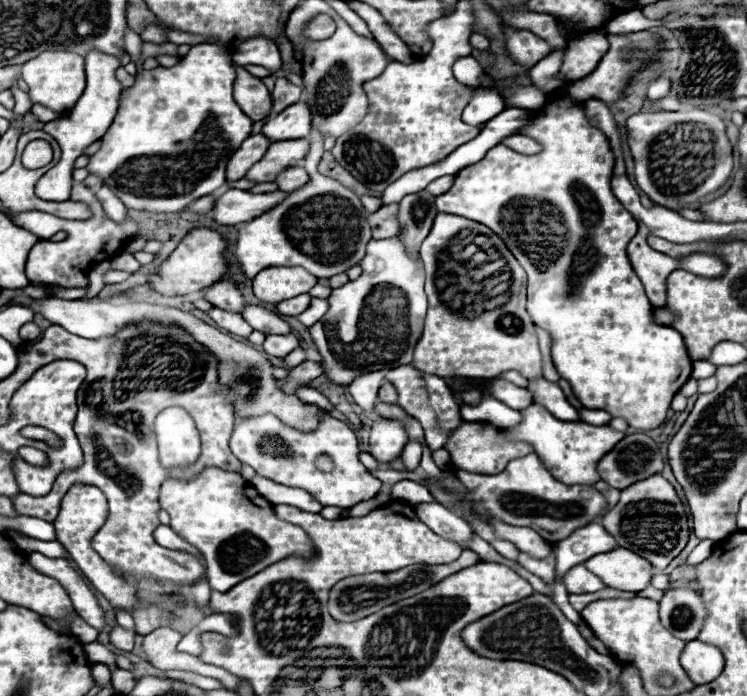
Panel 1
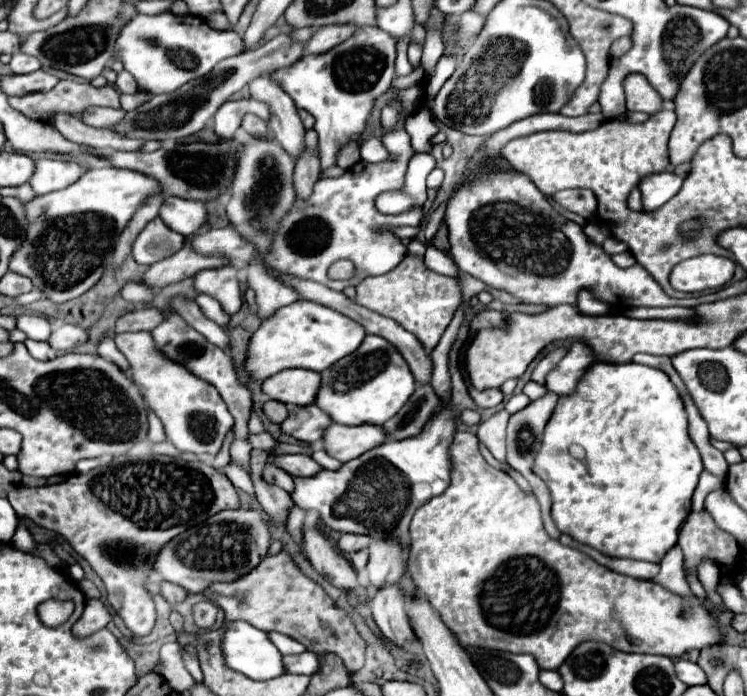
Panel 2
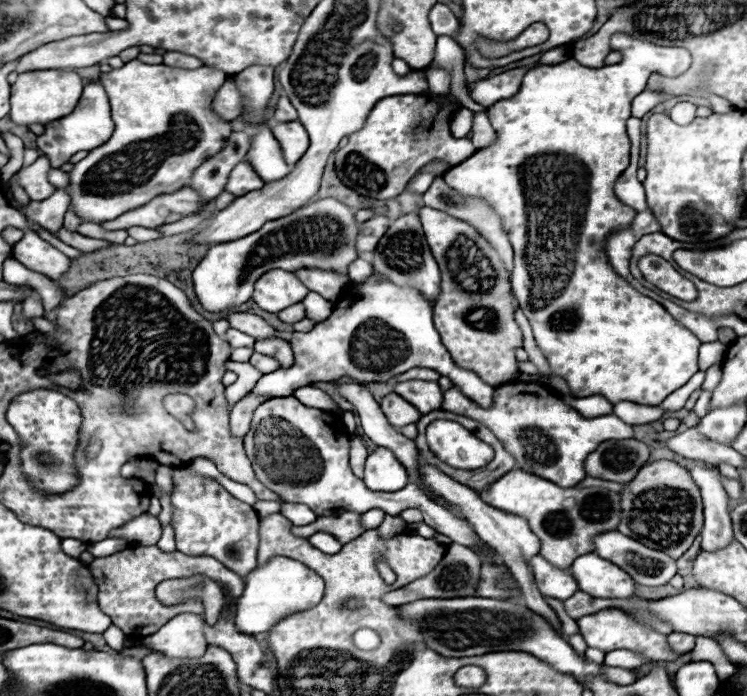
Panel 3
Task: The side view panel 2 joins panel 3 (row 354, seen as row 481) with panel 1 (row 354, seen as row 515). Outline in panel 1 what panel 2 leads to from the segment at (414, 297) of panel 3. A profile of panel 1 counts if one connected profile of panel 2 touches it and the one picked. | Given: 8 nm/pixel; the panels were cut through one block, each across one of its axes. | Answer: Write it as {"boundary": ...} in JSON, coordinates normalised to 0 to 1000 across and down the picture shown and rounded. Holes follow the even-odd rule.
{"boundary":[[[533,342],[519,345],[495,345],[490,368],[482,382],[487,385],[479,402],[463,405],[455,414],[447,414],[439,434],[442,448],[415,471],[415,483],[428,506],[434,537],[455,555],[466,555],[477,537],[495,532],[522,532],[527,526],[541,526],[552,520],[554,497],[565,483],[568,457],[570,457],[570,422],[568,422],[568,382],[562,374],[554,374],[544,365],[541,351]]]}

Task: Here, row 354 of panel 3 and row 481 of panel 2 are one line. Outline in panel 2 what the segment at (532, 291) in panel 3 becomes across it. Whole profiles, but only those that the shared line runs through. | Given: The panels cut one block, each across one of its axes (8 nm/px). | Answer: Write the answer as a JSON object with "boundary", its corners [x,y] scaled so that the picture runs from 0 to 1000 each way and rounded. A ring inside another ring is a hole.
{"boundary":[[[851,520],[795,523],[774,552],[774,566],[747,575],[715,667],[715,678],[736,701],[739,744],[752,767],[811,799],[865,807],[884,807],[908,779],[908,761],[926,733],[926,707],[940,675],[905,555],[886,532]]]}

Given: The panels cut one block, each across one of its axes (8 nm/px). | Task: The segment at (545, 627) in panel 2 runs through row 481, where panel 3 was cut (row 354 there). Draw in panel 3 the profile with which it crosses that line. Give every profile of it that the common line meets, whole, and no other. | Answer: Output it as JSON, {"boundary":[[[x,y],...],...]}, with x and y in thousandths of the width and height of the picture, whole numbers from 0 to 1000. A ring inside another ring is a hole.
{"boundary":[[[565,296],[560,310],[592,391],[592,422],[581,434],[581,468],[594,497],[613,526],[637,534],[648,549],[659,555],[685,549],[693,540],[688,500],[699,497],[699,477],[688,460],[683,399],[672,374],[629,322],[573,296]]]}

